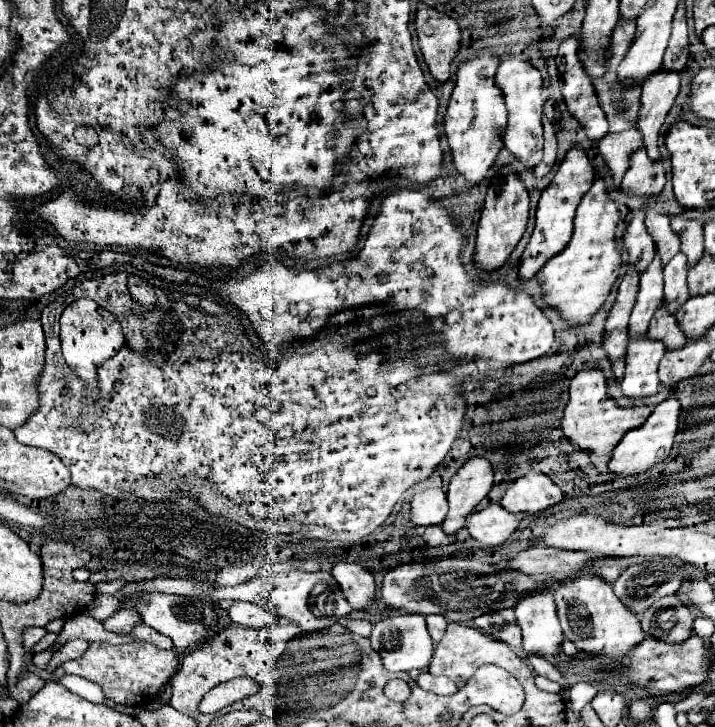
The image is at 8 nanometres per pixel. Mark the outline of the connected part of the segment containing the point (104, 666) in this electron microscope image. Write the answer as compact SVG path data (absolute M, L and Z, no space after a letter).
M135 641L129 645L109 645L109 643L91 643L89 649L75 661L63 663L67 675L77 675L87 681L95 681L105 697L123 703L123 705L147 705L157 697L159 687L177 673L179 659L175 651L157 649L151 643Z

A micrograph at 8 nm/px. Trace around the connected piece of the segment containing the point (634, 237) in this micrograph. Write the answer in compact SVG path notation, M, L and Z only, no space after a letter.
M639 211L629 223L627 233L623 237L623 245L627 249L627 263L633 265L637 273L643 273L647 269L647 263L651 263L651 257L655 257L655 243L647 233L643 219L645 213Z

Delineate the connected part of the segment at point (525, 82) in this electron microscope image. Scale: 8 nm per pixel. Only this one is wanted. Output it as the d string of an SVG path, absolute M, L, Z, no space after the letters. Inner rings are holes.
M507 57L499 65L495 83L499 85L499 89L503 93L507 113L509 113L507 125L501 131L501 139L503 139L505 147L511 151L511 155L515 159L519 159L525 169L535 169L543 161L543 127L541 127L543 79L541 79L541 73L523 59Z

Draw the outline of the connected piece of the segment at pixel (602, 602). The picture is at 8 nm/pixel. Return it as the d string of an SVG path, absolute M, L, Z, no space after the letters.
M589 569L565 583L555 585L553 597L557 603L557 615L563 633L571 643L575 643L579 653L623 659L623 655L627 655L631 647L637 647L639 641L645 639L645 633L639 625L639 617L631 615L631 611L627 611L627 607L619 599L615 599L611 583L593 575Z

